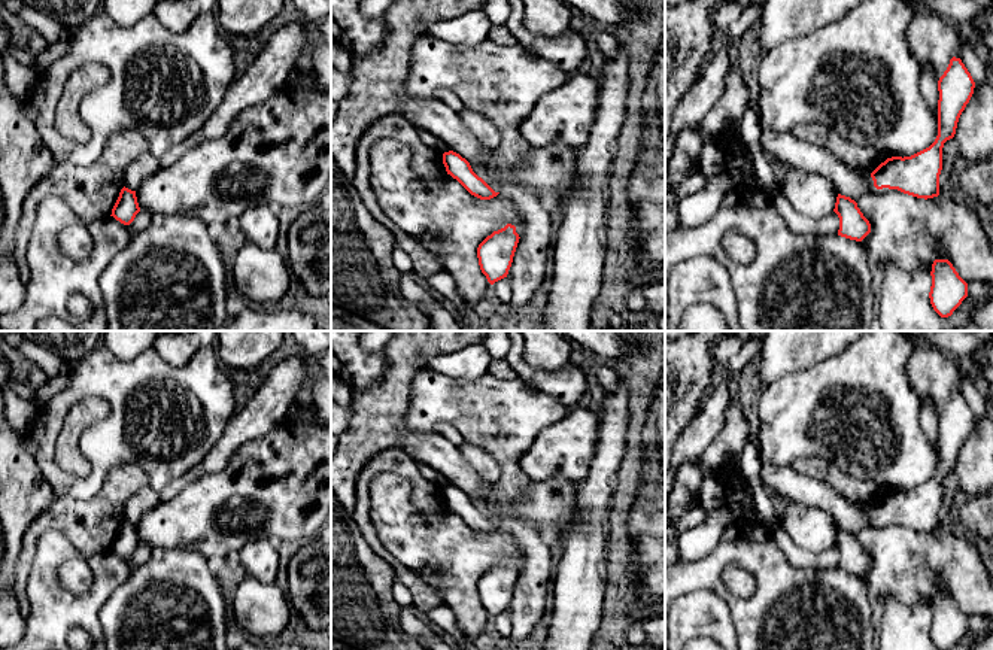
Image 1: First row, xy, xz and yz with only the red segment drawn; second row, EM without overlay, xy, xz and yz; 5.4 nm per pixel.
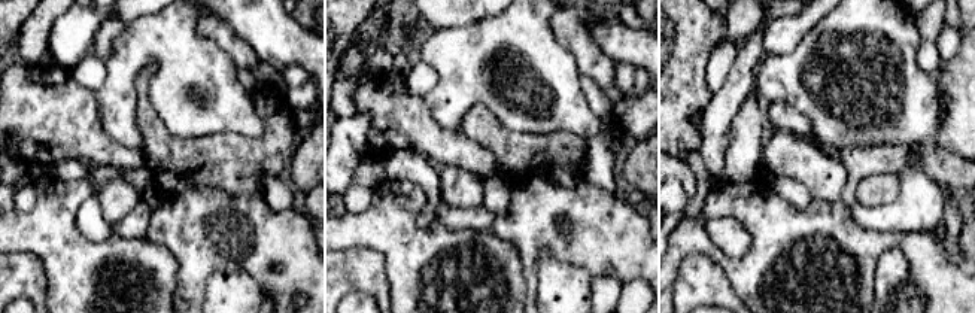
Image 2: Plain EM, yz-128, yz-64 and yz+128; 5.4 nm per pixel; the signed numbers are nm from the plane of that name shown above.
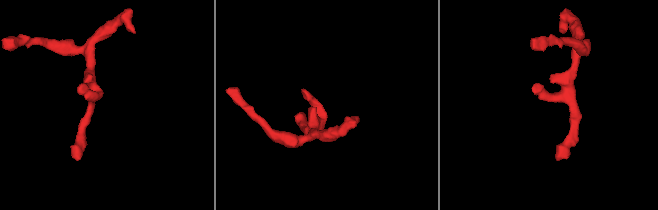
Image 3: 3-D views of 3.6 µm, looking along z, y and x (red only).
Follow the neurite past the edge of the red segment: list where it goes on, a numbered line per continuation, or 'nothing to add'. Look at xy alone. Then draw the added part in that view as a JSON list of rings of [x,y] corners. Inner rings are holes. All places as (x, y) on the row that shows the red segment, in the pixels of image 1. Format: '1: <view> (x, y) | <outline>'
nothing to add

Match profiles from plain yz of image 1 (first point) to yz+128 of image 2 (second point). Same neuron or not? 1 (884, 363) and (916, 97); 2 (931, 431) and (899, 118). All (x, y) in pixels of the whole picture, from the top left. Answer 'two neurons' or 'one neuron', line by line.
1: one neuron
2: two neurons

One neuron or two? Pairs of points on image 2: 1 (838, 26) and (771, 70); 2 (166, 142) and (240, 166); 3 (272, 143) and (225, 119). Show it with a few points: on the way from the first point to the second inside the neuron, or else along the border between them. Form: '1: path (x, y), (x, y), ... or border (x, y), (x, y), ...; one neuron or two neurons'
1: path (820, 30), (813, 42), (789, 66); one neuron
2: path (184, 152), (222, 152); one neuron
3: border (254, 103), (263, 133), (257, 137), (225, 133); two neurons

